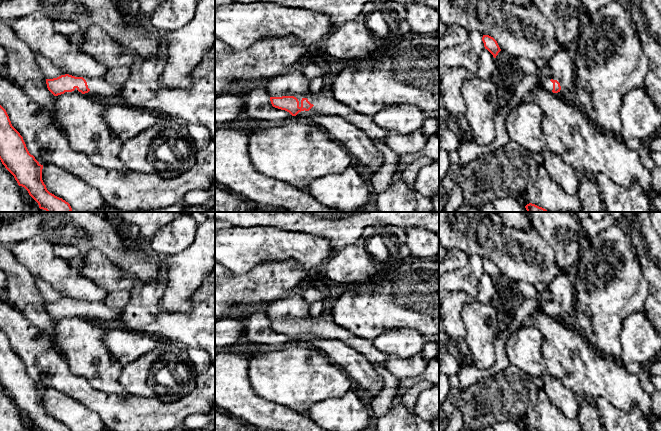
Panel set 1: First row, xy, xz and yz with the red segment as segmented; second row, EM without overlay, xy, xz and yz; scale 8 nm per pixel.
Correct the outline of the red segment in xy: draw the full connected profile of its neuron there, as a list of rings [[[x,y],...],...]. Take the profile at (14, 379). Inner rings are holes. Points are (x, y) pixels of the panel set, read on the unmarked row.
[[[0,329],[0,384],[24,411],[39,431],[71,431],[68,426],[50,417],[42,404],[41,389],[26,371],[23,361],[12,350],[6,334]]]

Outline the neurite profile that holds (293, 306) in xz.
[[[300,291],[288,294],[285,298],[267,304],[265,313],[270,321],[306,319],[310,316],[310,305],[303,299]]]

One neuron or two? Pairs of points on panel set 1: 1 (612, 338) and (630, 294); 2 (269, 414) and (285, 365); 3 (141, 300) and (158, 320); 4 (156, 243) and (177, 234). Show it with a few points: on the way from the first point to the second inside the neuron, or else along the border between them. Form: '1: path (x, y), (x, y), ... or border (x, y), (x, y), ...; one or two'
1: path (612, 327), (612, 312), (619, 305); one
2: border (253, 389), (258, 395), (288, 406), (295, 411); two
3: path (144, 305), (153, 315); one
4: path (161, 243), (172, 239); one

